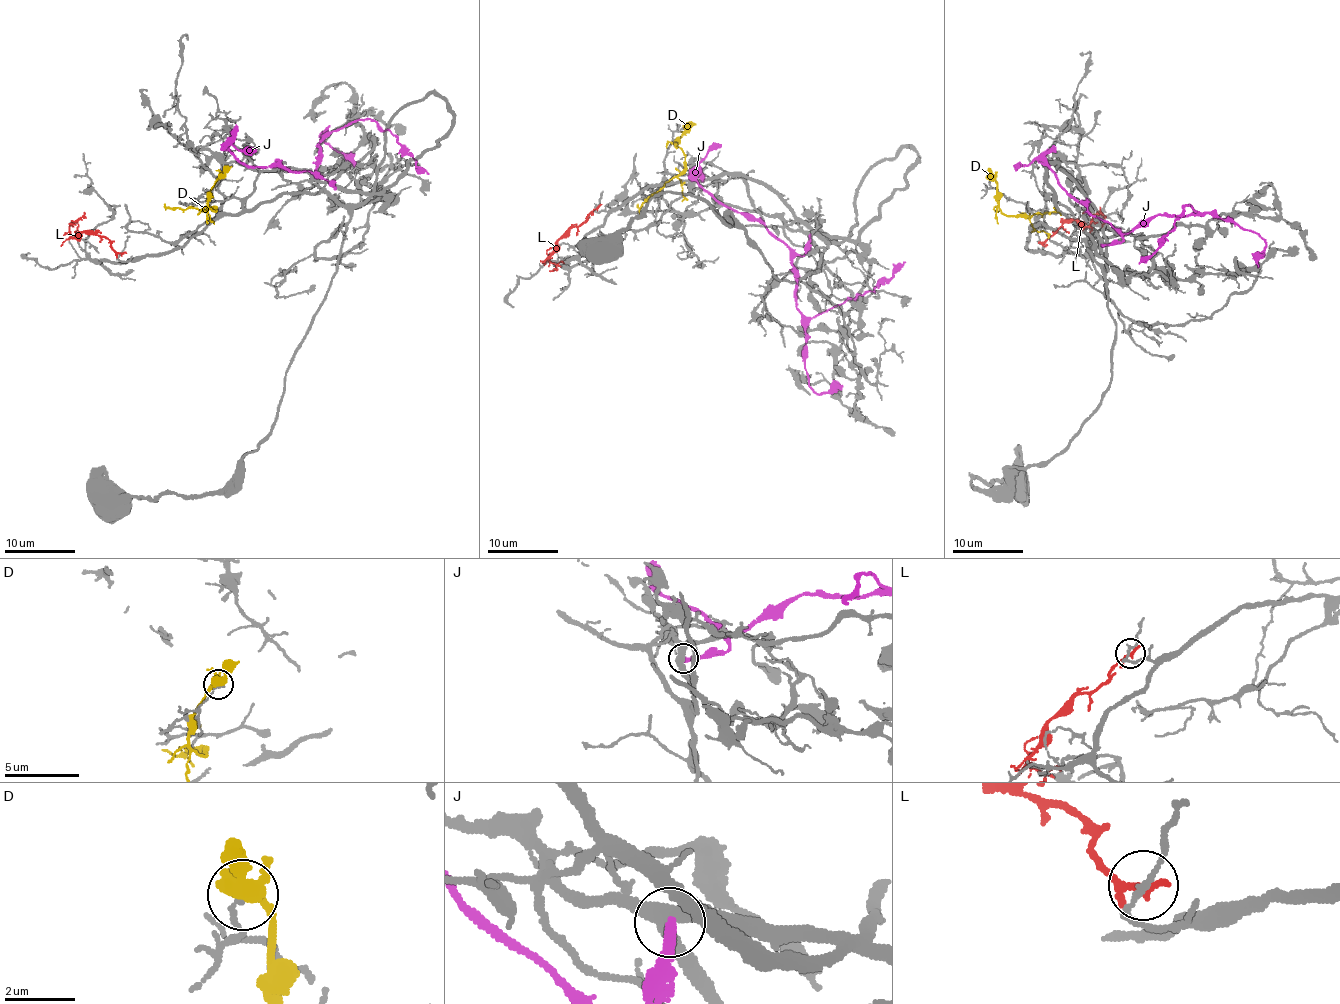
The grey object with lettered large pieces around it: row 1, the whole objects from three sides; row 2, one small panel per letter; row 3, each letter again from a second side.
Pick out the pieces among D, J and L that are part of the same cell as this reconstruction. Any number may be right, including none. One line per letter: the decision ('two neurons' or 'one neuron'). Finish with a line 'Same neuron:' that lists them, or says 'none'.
D: two neurons
J: two neurons
L: two neurons
Same neuron: none

